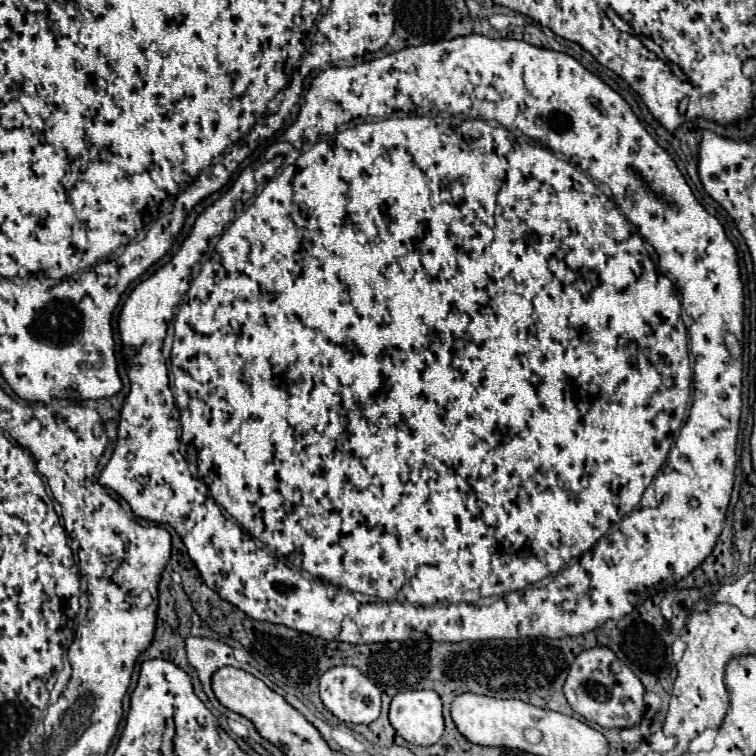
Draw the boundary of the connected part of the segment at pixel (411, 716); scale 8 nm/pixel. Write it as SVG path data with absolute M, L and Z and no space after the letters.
M406 690L392 698L390 722L412 744L432 746L444 734L442 700L434 690Z

